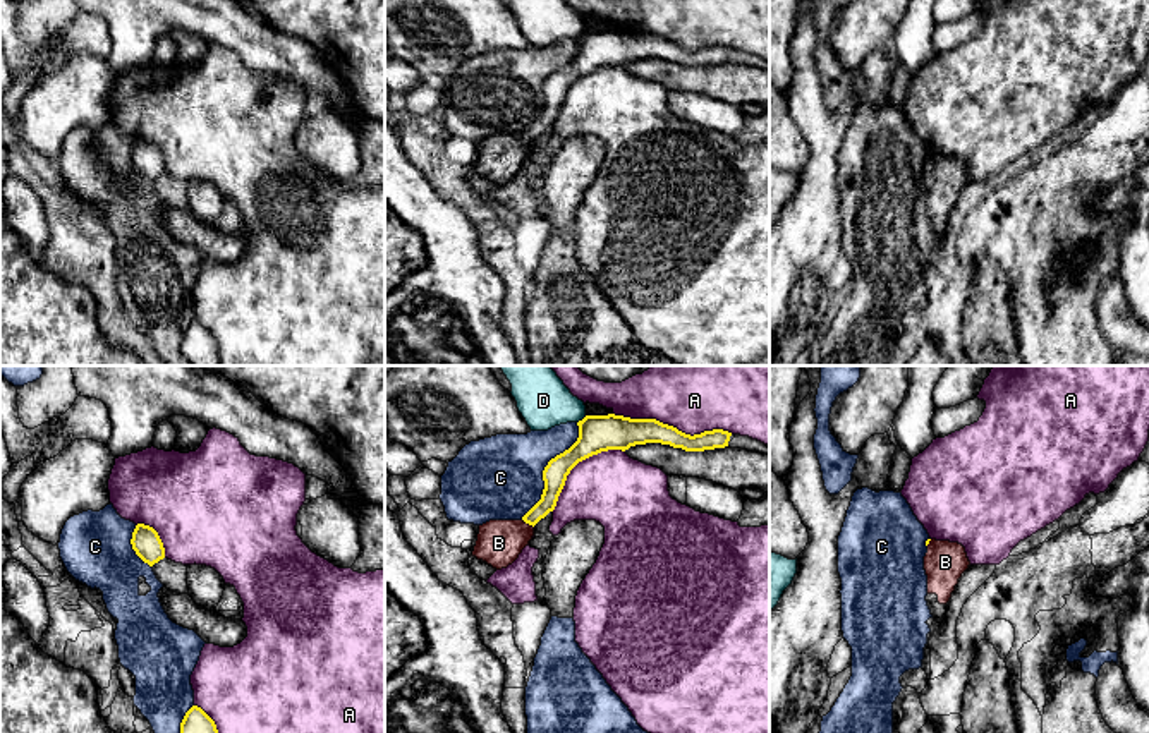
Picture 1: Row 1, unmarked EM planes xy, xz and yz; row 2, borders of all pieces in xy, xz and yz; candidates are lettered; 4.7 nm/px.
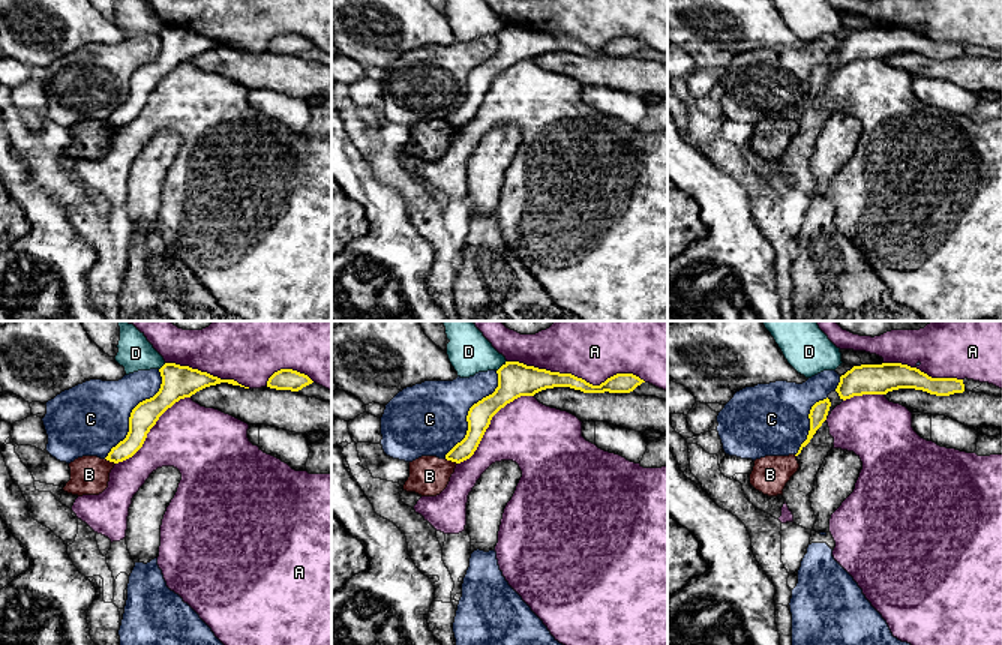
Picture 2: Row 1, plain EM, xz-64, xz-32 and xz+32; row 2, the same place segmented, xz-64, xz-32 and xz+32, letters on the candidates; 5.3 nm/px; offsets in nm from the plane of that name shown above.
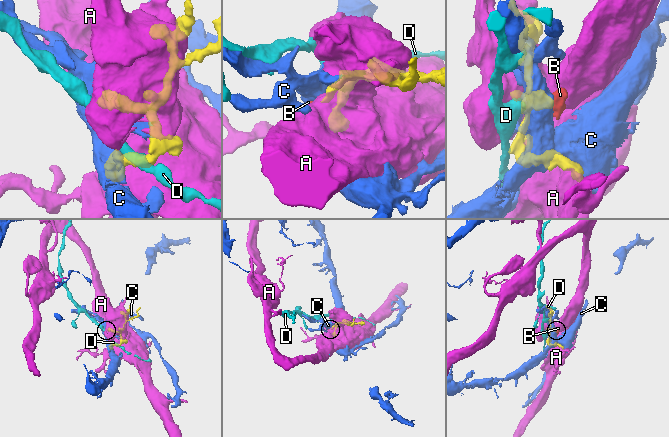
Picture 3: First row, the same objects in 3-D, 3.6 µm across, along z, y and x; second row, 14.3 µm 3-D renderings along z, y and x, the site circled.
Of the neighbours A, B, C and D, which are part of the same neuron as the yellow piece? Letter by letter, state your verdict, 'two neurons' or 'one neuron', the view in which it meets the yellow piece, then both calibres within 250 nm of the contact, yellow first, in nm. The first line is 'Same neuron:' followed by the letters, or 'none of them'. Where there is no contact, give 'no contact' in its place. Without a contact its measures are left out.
Same neuron: none of them
A: two neurons; meets yellow in xz; 160 nm thick on the yellow side, 460 nm on the other
B: two neurons; meets yellow in xz; 110 nm thick on the yellow side, 220 nm on the other
C: two neurons; meets yellow in xz; 120 nm thick on the yellow side, 400 nm on the other
D: two neurons; meets yellow in xz; 180 nm thick on the yellow side, 240 nm on the other

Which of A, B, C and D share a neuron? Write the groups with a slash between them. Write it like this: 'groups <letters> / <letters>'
groups A / B / C / D

